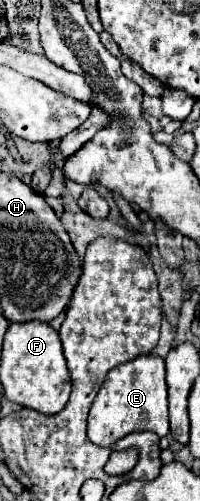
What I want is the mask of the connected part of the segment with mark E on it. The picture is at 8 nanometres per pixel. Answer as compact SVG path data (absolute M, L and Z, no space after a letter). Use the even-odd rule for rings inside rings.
M142 355L114 367L96 395L88 415L88 439L100 447L110 447L134 431L152 431L158 437L168 435L168 397L166 397L164 359Z

